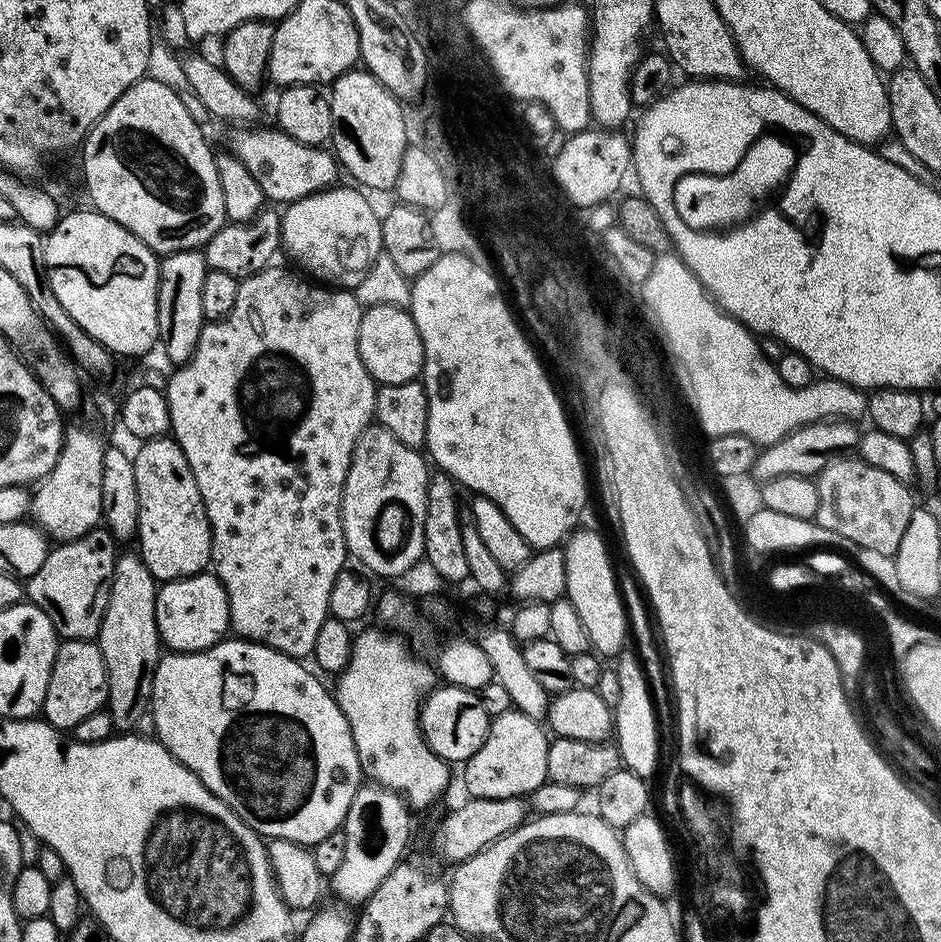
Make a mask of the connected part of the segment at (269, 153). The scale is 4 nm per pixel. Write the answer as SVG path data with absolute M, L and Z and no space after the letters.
M244 126L232 136L230 151L239 158L242 166L254 174L258 186L262 186L269 201L277 200L280 206L293 204L315 192L333 187L337 183L338 161L331 151L323 147L311 148L302 142L294 142L286 133L261 126Z

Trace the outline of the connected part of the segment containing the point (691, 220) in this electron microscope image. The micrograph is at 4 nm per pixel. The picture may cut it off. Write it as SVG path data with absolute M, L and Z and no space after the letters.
M764 124L752 140L748 140L746 151L742 158L738 158L738 166L734 168L720 168L718 174L706 174L704 168L694 172L684 172L680 180L674 182L674 211L676 220L692 232L692 236L736 236L736 230L743 226L745 220L756 224L756 216L764 212L770 206L769 202L775 201L774 207L783 210L784 203L781 200L788 196L788 188L792 188L790 176L795 168L800 168L799 160L804 160L808 152L812 152L812 136L804 136L804 132L792 132L792 128L784 128L784 124Z

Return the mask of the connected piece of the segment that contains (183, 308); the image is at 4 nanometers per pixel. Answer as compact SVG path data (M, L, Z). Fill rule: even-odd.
M200 250L171 252L159 261L160 281L157 288L159 343L172 366L186 363L198 346L198 338L206 323L202 314L202 282L210 271Z

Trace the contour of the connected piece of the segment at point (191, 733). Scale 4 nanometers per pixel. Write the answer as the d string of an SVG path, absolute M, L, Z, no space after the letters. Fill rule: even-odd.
M225 638L212 648L207 648L205 652L169 651L161 655L154 670L150 711L154 716L155 735L164 749L174 754L174 758L178 758L178 762L182 762L186 770L197 776L206 786L206 790L210 790L210 794L222 798L222 802L226 802L226 806L230 806L230 810L234 810L234 814L238 814L238 818L242 818L246 826L250 826L265 838L289 840L295 844L311 846L322 842L326 834L341 831L346 814L350 810L350 802L354 802L356 791L362 786L362 769L354 738L350 734L350 722L346 722L346 714L342 714L335 695L329 689L328 692L324 689L323 682L319 680L321 677L311 667L303 668L300 664L303 663L295 656L287 656L265 644L255 644L253 640L243 638Z

